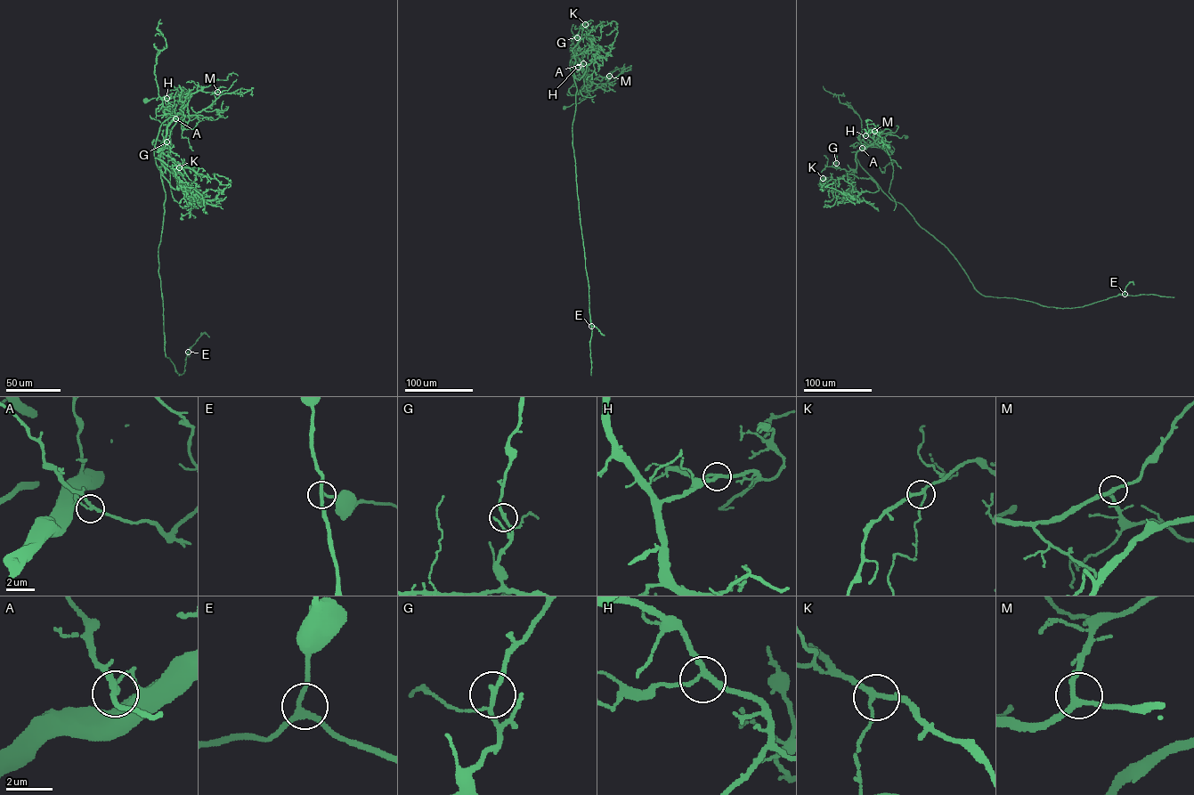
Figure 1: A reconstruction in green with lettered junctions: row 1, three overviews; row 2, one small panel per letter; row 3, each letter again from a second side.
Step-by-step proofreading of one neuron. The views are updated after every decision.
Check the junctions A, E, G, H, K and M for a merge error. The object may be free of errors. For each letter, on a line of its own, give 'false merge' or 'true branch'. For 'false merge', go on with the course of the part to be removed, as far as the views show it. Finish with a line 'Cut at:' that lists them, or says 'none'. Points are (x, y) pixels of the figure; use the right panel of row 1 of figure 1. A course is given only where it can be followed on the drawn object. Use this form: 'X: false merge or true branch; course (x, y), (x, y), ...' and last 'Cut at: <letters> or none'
A: false merge; course (862, 148), (886, 150), (867, 147), (856, 158), (983, 295), (1063, 308), (1124, 294), (1173, 297)
E: true branch
G: true branch
H: true branch
K: true branch
M: true branch
Cut at: A

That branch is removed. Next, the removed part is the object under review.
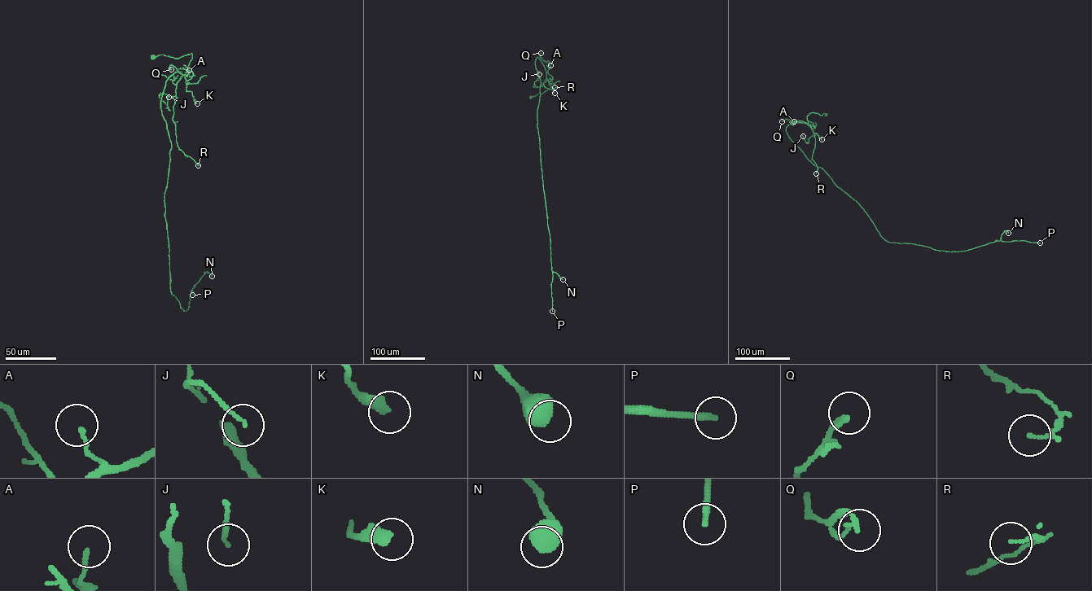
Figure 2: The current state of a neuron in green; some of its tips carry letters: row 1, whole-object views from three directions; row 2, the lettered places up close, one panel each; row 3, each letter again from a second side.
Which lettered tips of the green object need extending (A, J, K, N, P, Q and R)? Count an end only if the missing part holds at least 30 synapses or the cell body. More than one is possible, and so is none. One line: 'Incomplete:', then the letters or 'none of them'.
Incomplete: P

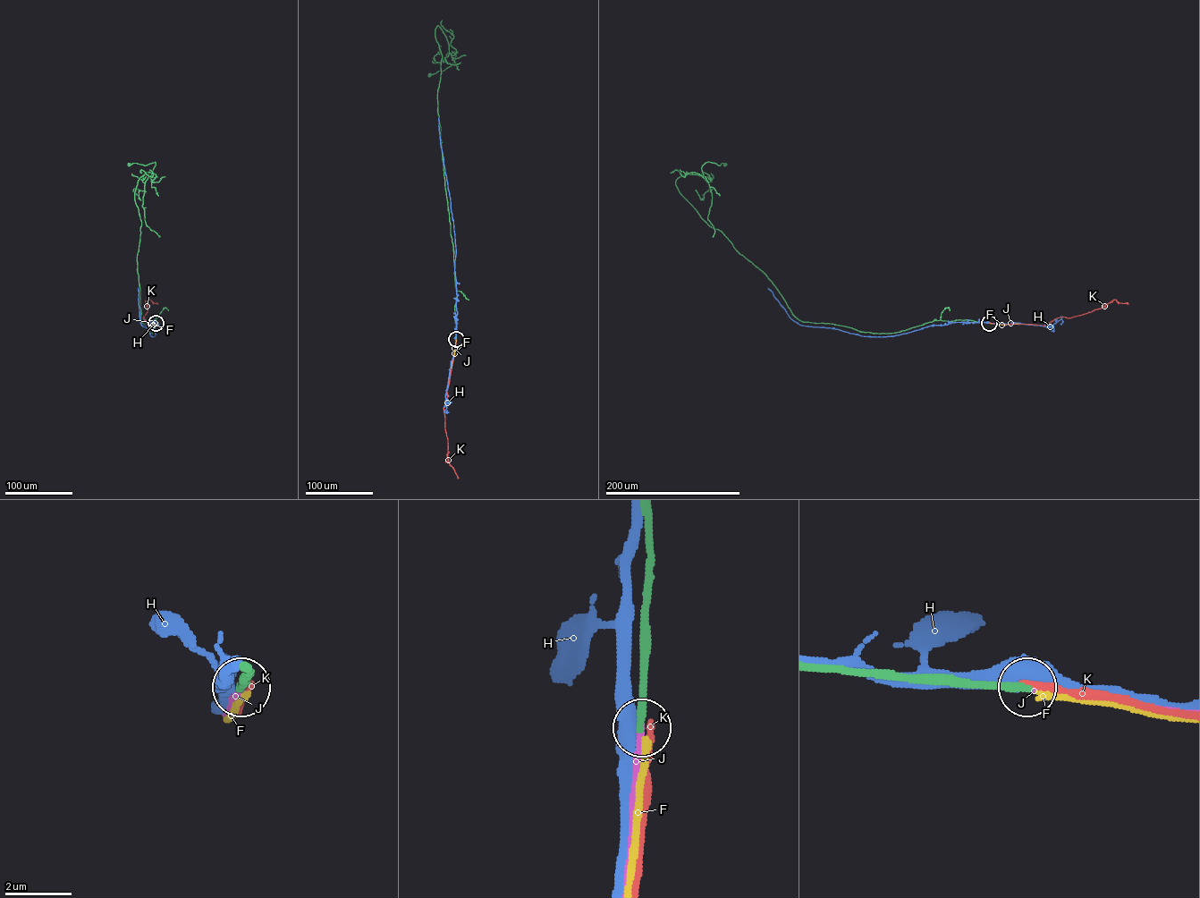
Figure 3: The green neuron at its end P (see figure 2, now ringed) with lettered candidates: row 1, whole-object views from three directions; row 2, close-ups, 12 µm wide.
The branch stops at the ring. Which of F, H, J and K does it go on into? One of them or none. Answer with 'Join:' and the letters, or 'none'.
Join: J

